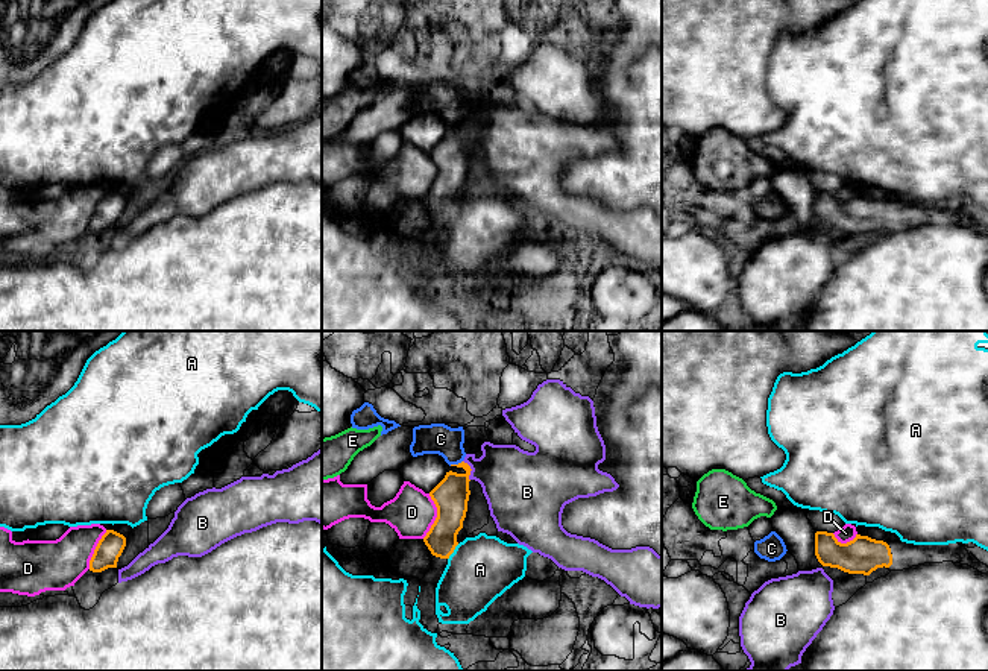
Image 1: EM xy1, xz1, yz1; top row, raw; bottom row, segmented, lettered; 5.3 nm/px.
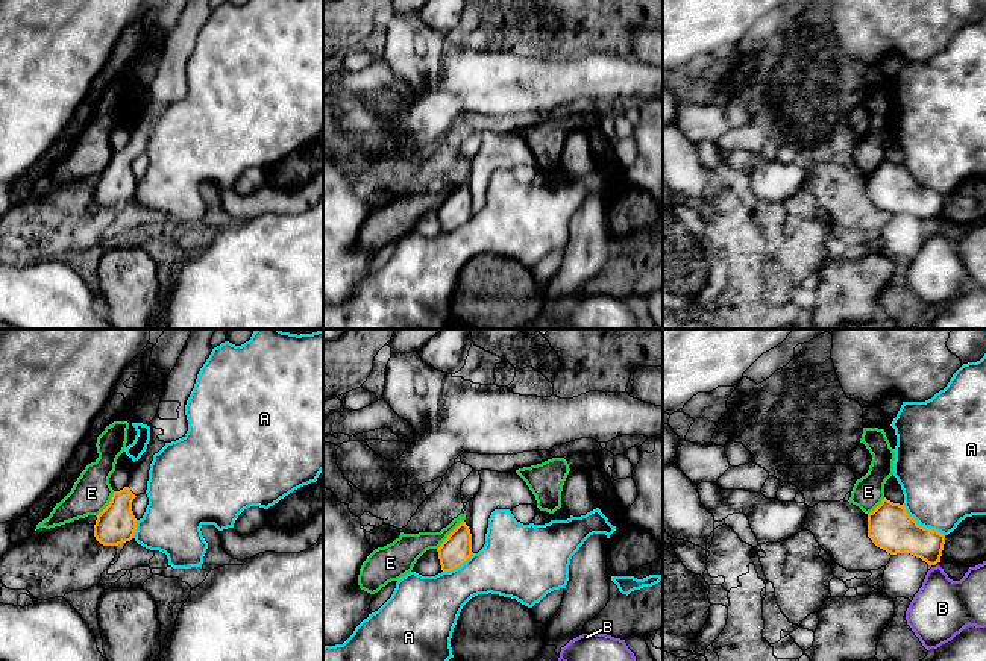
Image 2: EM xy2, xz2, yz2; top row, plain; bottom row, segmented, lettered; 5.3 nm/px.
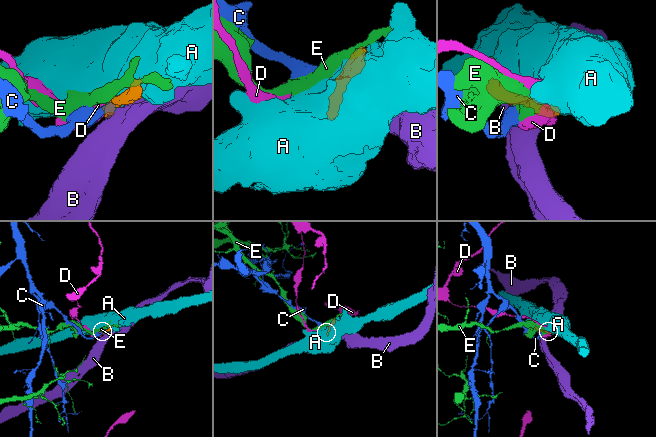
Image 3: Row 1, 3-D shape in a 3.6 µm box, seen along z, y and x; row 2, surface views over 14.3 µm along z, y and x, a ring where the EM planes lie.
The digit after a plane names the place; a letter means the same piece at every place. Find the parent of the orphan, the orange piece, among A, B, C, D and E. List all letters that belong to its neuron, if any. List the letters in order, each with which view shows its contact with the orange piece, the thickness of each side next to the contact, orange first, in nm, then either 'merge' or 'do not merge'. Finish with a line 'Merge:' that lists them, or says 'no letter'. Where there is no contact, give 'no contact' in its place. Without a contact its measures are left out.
A: contact in yz2; calibres 240 and 440 nm; do not merge
B: contact in xz1; calibres 190 and 360 nm; do not merge
C: contact in xz1; calibres 190 and 160 nm; do not merge
D: contact in xz1; calibres 190 and 240 nm; do not merge
E: contact in xz2; calibres 160 and 160 nm; do not merge
Merge: no letter

